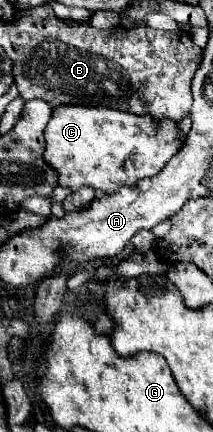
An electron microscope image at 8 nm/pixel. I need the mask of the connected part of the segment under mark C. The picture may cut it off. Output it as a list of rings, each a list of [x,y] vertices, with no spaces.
[[[56,106],[44,130],[44,138],[44,160],[58,174],[58,182],[72,192],[80,186],[92,186],[114,194],[120,186],[134,186],[142,178],[156,176],[182,148],[176,122],[168,122],[166,118],[156,122],[148,116],[106,106]]]

